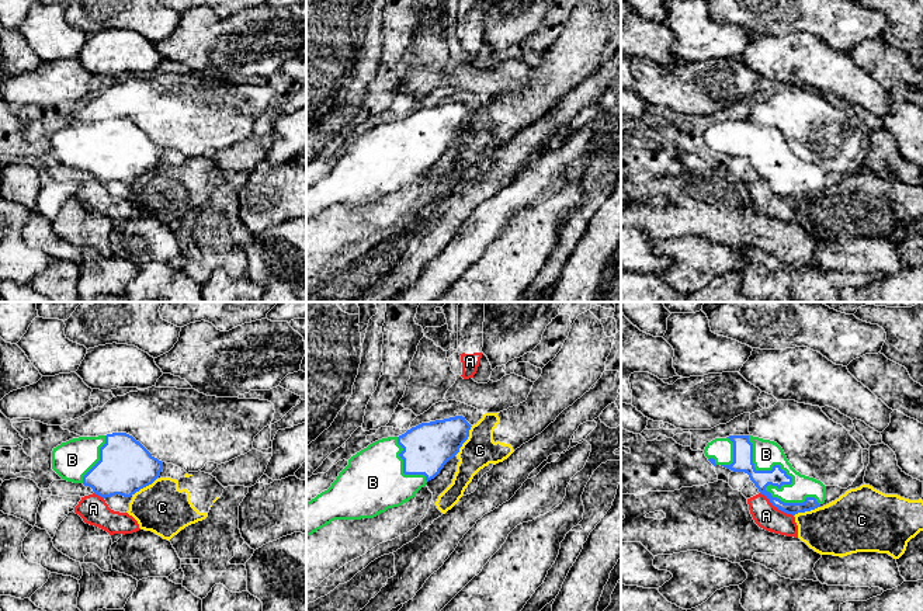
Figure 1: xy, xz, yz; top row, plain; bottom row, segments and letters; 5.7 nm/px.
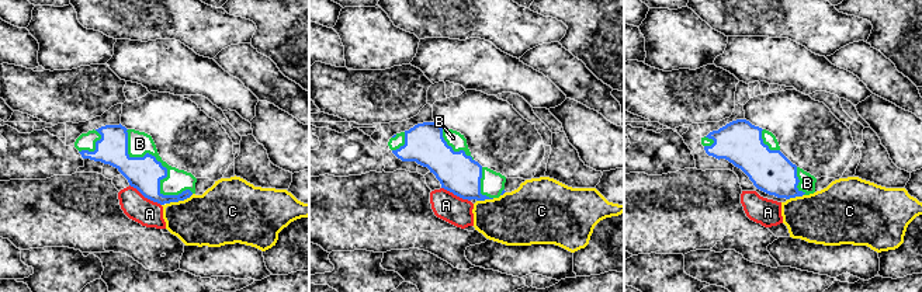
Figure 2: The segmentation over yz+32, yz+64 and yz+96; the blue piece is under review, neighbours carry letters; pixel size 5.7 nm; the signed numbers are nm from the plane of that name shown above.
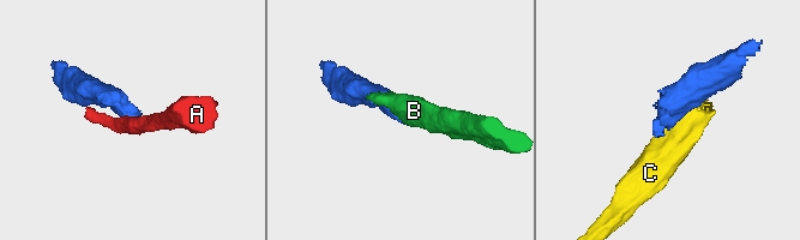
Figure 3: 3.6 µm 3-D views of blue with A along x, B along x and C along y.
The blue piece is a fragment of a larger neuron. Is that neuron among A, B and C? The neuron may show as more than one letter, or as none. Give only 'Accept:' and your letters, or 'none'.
Accept: B

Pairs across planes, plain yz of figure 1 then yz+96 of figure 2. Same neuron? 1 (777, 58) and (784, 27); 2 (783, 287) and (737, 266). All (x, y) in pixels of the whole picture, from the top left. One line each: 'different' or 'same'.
1: different
2: same

